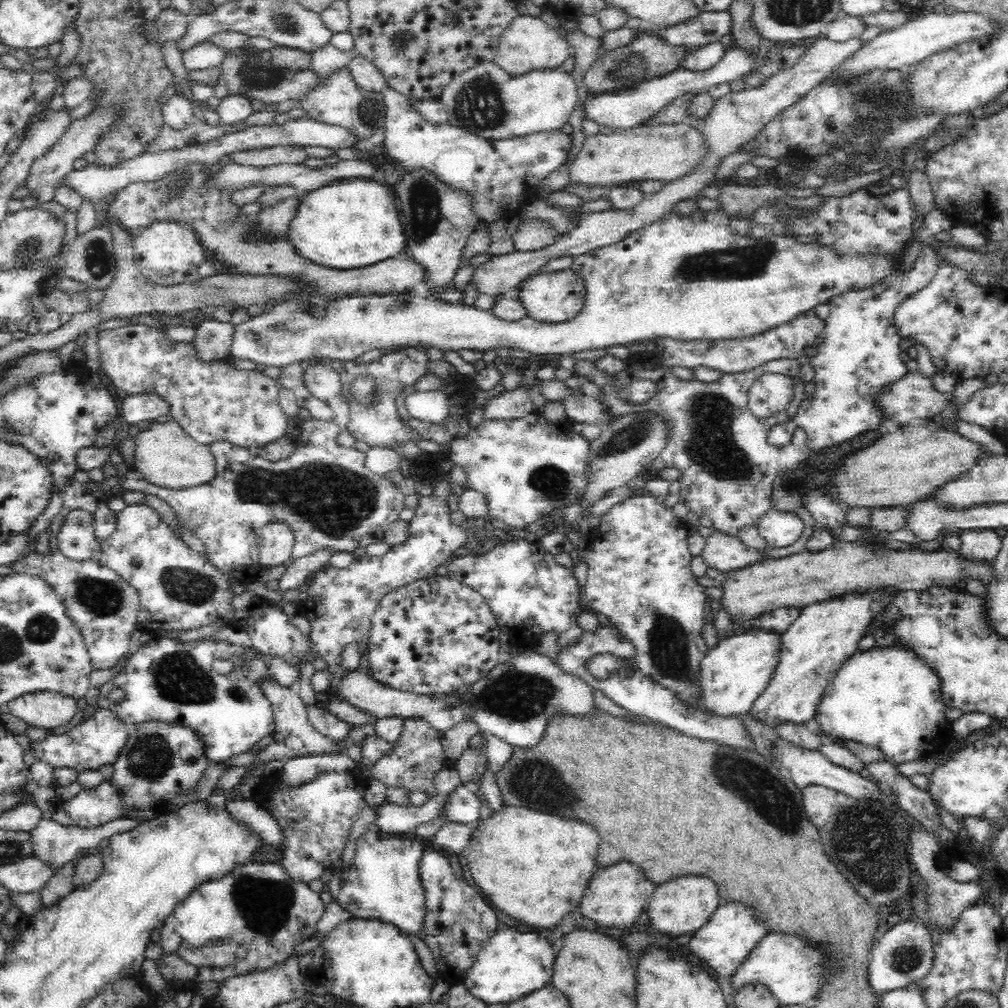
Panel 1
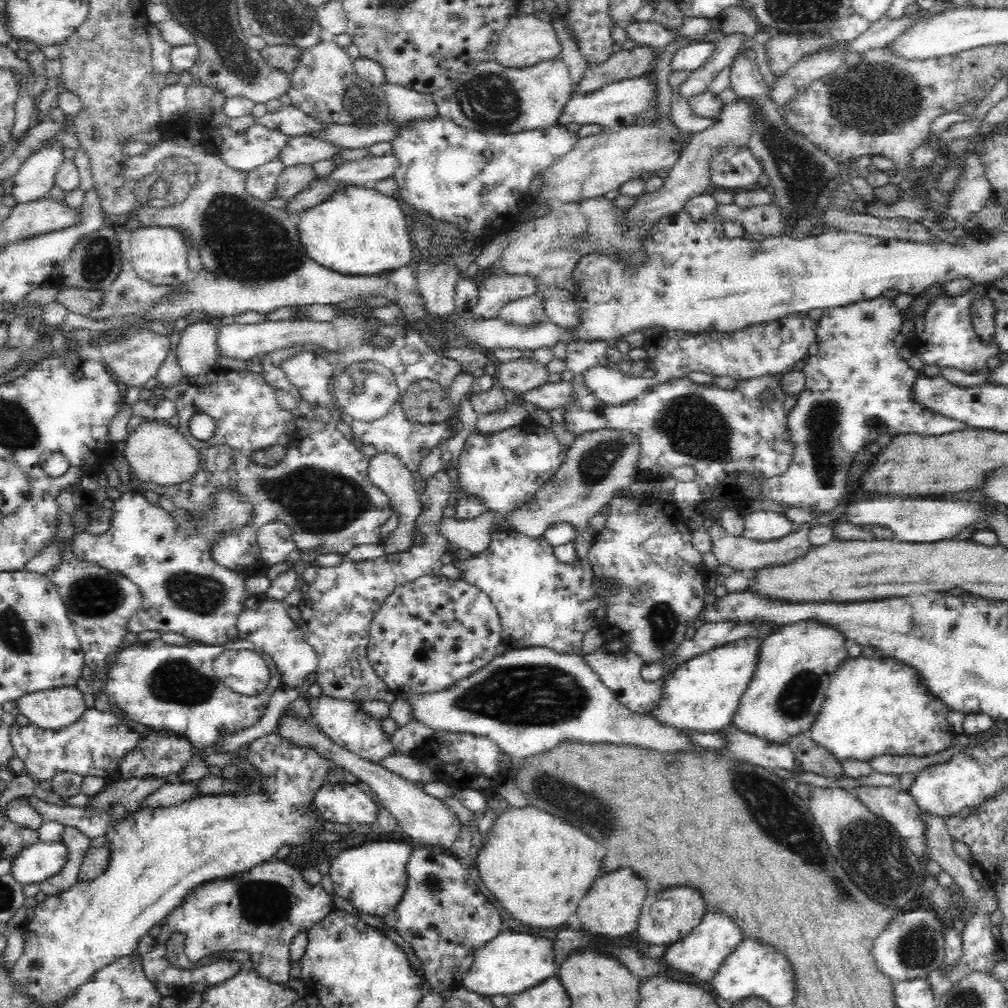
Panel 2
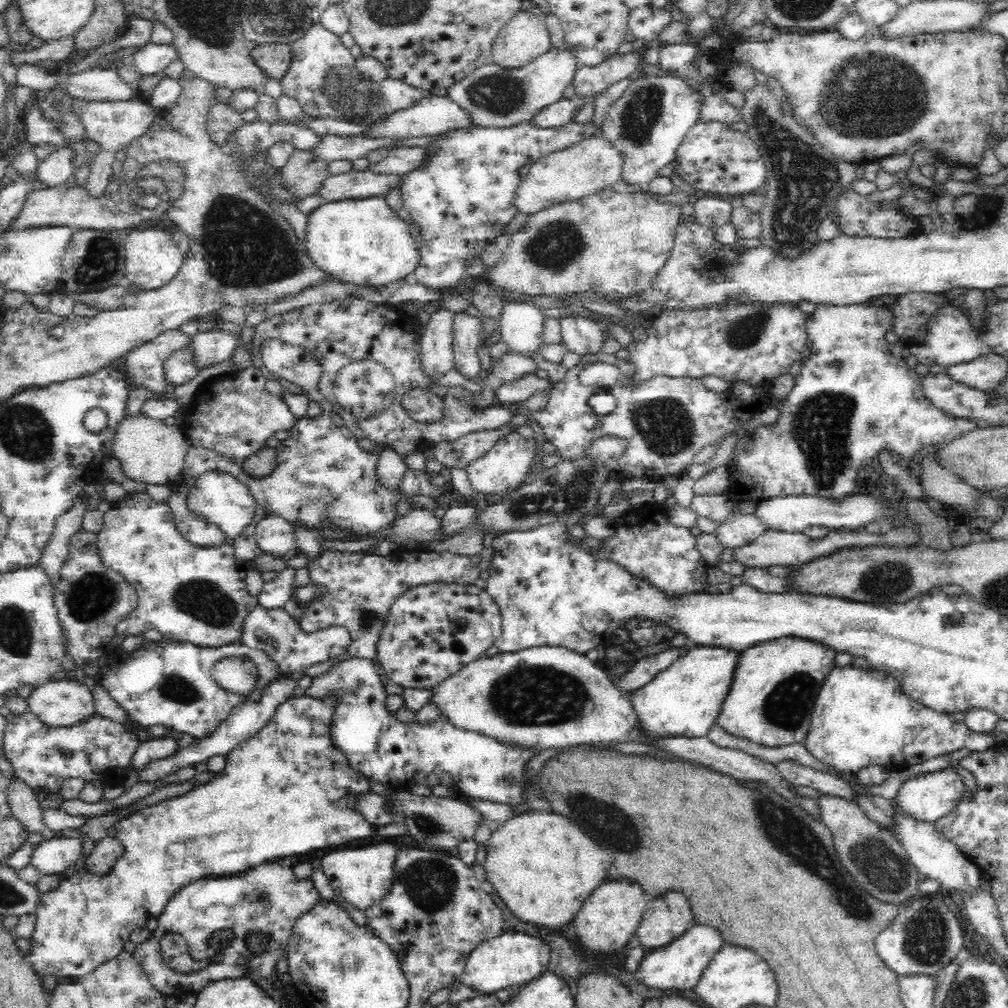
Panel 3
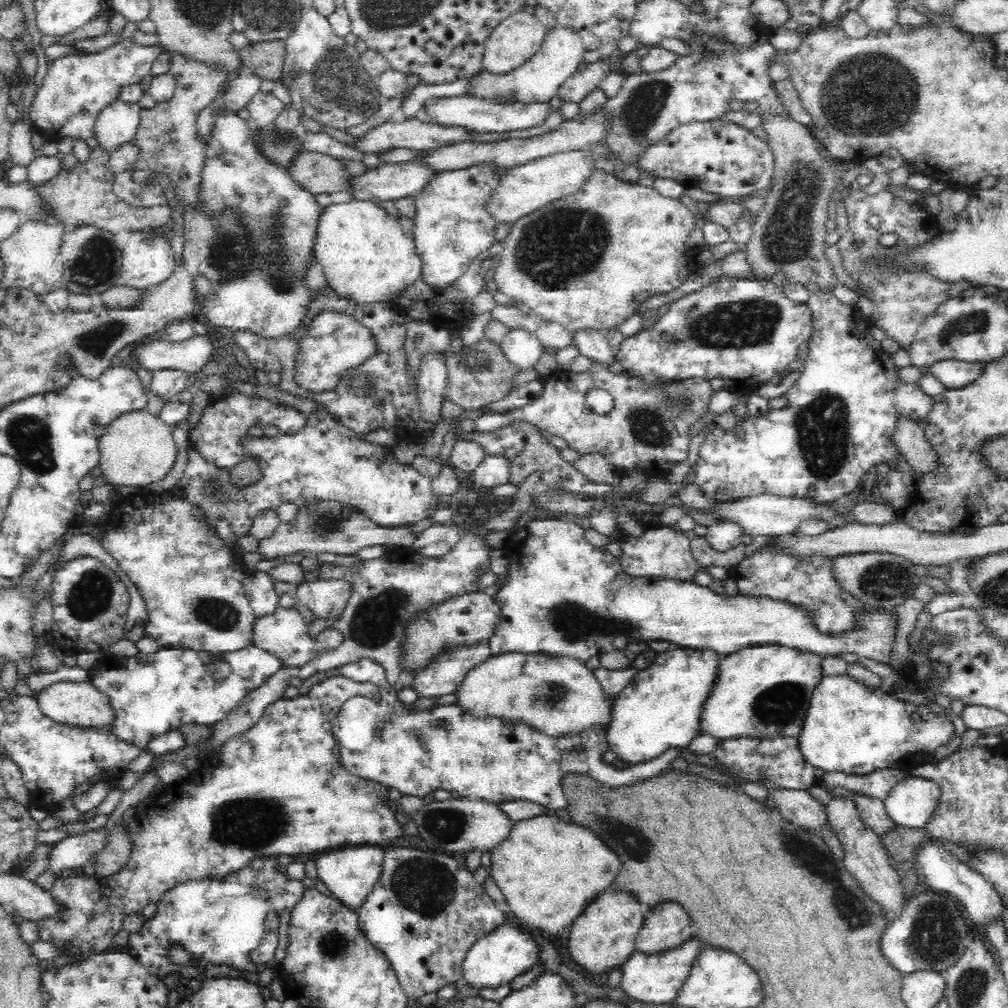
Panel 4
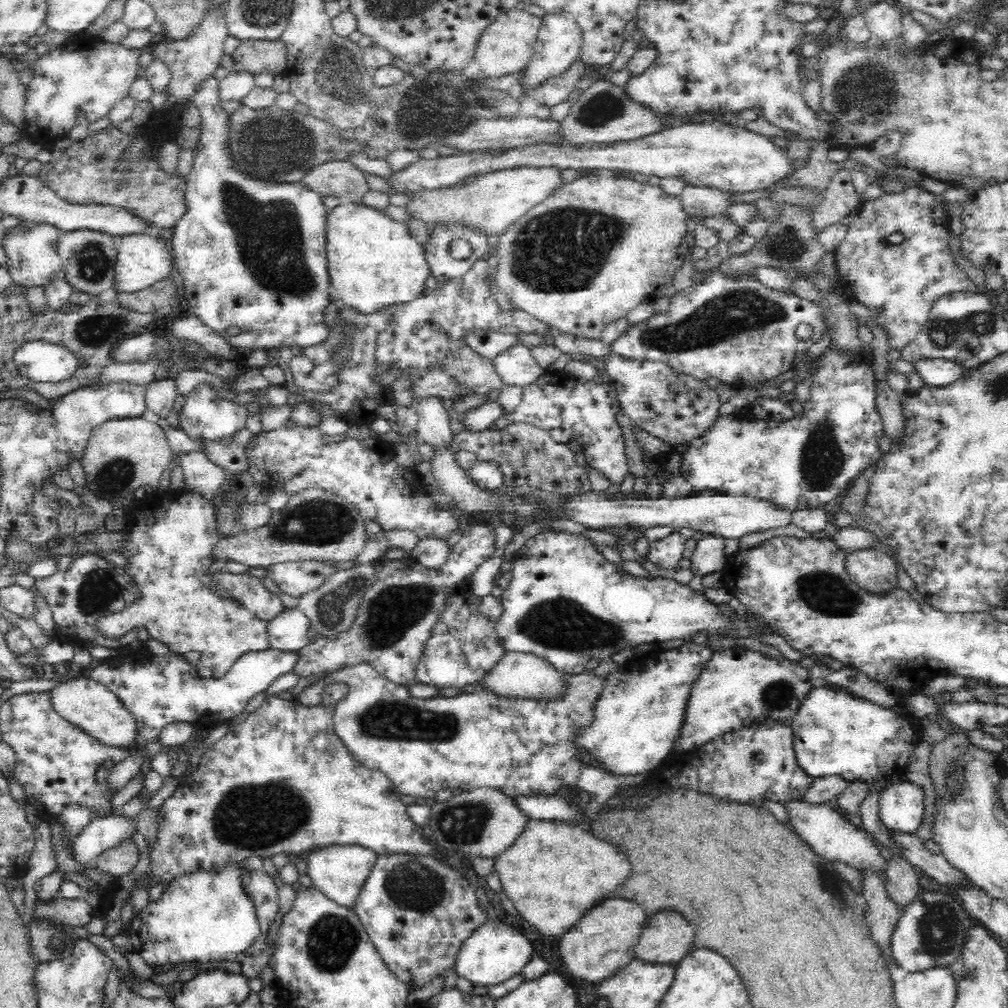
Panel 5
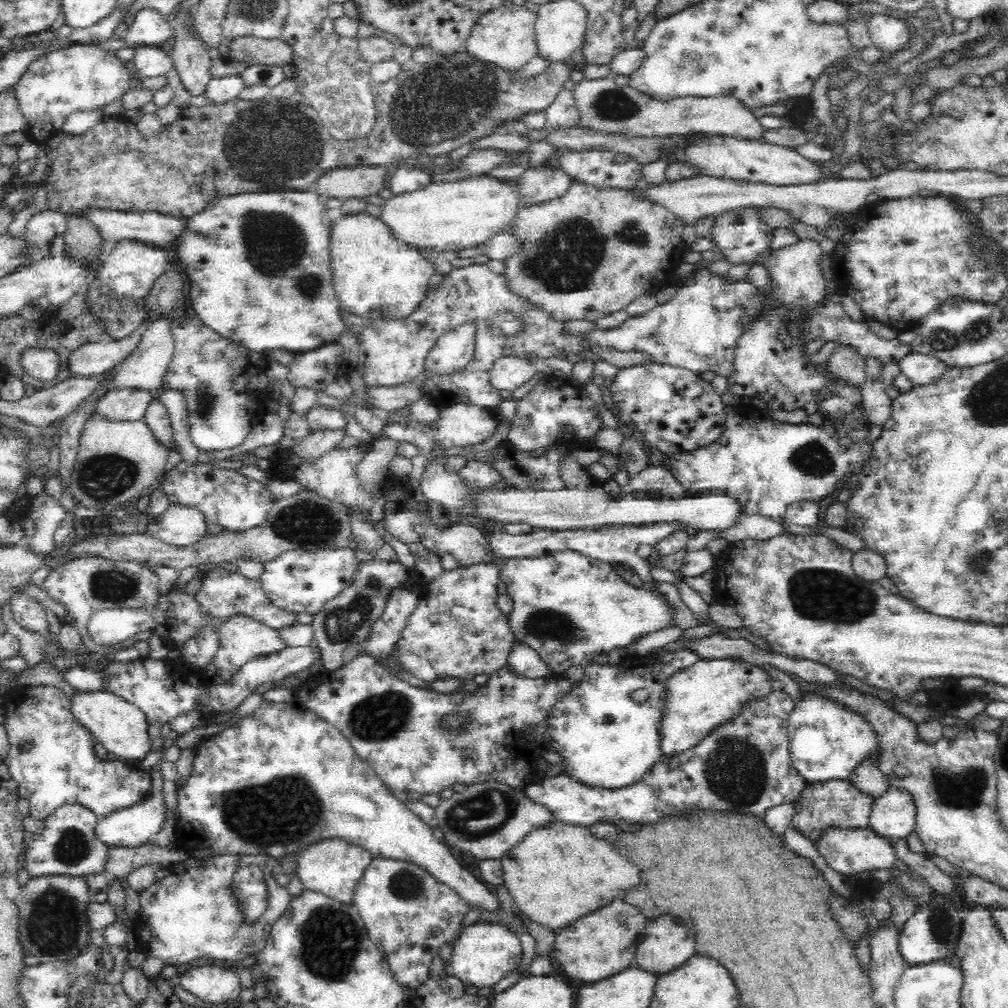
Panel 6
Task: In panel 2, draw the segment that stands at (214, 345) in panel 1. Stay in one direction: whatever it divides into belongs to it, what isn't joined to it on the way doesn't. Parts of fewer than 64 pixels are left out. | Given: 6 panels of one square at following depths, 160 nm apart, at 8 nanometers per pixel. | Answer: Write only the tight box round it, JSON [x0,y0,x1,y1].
[176,323,218,378]

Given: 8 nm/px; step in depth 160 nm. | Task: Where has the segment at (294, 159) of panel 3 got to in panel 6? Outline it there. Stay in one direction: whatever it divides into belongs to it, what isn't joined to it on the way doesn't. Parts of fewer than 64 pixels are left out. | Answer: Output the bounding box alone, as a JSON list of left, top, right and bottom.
[316,165,388,200]

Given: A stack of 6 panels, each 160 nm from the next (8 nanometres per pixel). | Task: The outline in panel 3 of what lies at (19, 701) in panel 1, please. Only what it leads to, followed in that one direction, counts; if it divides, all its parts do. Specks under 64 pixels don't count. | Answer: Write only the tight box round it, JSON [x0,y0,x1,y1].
[26,677,96,728]

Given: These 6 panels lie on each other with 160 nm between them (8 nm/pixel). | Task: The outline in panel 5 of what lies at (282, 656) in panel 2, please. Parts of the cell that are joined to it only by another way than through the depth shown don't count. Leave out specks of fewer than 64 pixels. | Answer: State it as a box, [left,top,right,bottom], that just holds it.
[268,609,311,652]

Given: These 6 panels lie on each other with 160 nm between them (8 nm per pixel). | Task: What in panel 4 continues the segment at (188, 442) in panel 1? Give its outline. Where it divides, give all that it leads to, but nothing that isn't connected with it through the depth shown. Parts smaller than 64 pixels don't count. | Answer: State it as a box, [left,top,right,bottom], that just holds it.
[98,410,178,489]

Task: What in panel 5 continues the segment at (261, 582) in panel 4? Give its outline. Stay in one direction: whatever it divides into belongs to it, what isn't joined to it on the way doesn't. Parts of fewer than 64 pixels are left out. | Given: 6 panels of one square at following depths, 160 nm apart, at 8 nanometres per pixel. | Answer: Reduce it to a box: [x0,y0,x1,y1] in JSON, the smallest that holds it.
[211,570,286,623]

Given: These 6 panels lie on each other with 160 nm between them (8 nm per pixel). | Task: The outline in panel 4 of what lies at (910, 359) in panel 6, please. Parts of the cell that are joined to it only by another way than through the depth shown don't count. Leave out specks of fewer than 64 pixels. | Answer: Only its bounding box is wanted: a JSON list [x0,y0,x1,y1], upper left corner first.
[928,359,984,389]

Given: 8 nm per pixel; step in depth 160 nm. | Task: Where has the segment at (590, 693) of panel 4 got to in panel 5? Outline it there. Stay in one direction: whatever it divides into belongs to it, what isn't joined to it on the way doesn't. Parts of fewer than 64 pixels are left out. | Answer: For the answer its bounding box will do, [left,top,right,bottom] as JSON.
[479,651,566,700]

